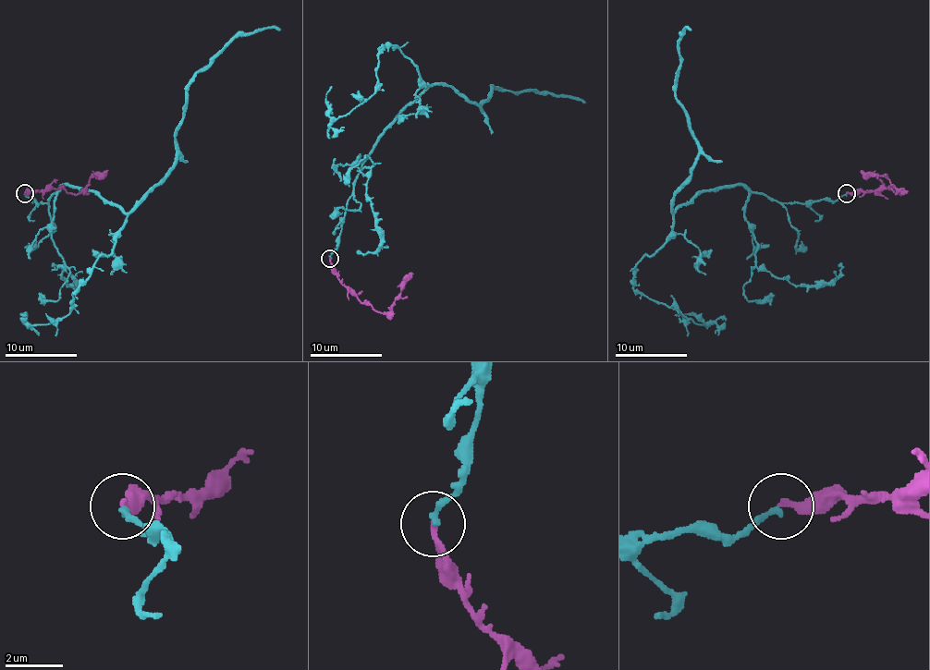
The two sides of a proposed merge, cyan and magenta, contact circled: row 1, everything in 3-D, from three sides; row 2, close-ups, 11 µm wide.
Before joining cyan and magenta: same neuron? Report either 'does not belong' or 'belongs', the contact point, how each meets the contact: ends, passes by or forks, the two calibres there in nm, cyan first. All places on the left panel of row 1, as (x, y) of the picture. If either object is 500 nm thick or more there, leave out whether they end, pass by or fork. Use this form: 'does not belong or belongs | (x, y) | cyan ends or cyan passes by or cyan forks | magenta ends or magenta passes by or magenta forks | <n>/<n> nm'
belongs | (24, 193) | cyan ends | magenta ends | 220/240 nm

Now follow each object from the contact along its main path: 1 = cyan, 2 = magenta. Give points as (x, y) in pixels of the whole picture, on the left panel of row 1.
1: (24, 194), (47, 202), (64, 185), (73, 185), (127, 212), (176, 156), (188, 82), (237, 37), (280, 30)
2: (24, 194), (51, 188), (79, 194), (94, 176), (104, 176), (109, 170)

